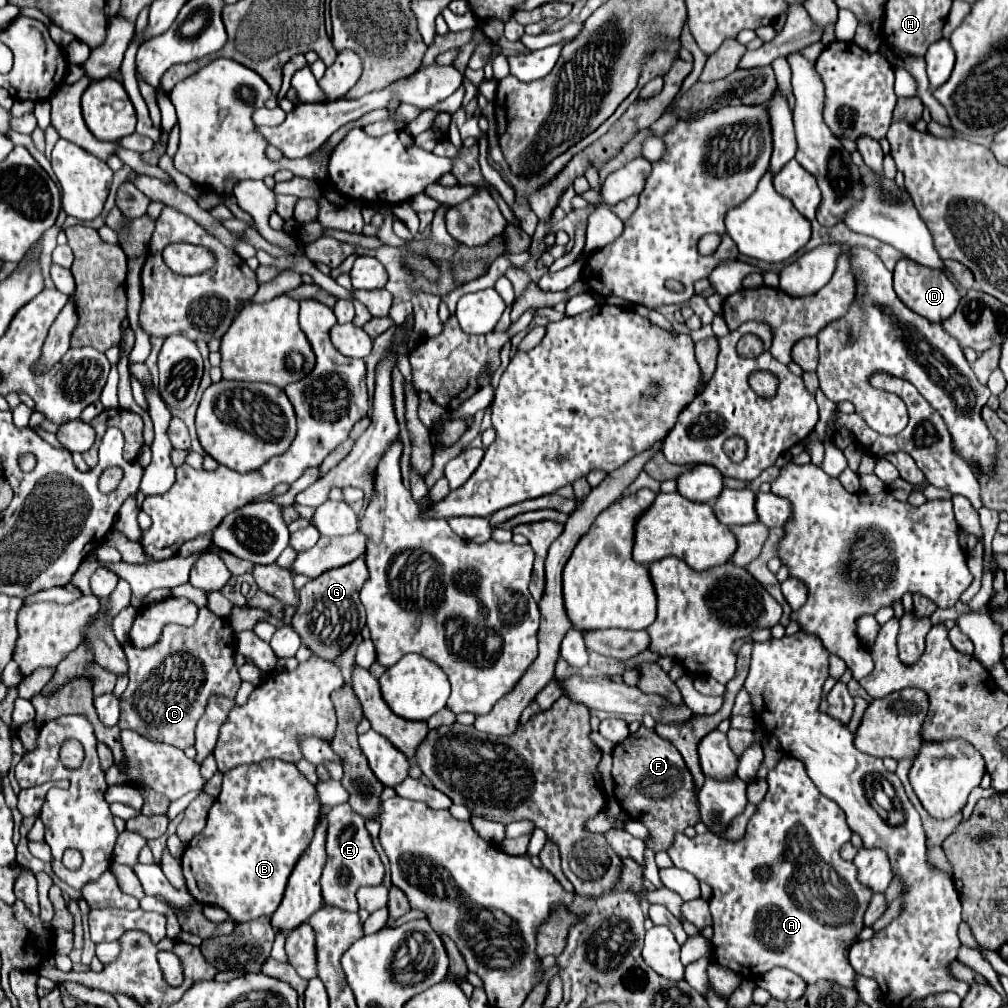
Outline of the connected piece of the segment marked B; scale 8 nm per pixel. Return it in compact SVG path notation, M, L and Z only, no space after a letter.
M266 759L254 765L240 765L224 773L222 793L208 813L208 823L186 847L182 867L188 891L202 905L218 905L238 921L252 921L262 915L272 915L284 895L288 875L292 873L298 857L312 841L314 827L320 815L320 801L314 785L296 769L294 763L282 759Z

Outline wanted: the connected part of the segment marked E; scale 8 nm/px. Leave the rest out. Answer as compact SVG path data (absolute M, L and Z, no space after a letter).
M348 803L332 807L328 811L326 819L328 819L328 837L326 837L328 861L322 871L322 879L320 879L324 903L336 905L336 907L348 909L348 911L358 911L356 891L360 887L382 885L384 867L382 867L380 857L372 845L372 839L370 839L366 825L364 825L364 819L360 819L360 815Z

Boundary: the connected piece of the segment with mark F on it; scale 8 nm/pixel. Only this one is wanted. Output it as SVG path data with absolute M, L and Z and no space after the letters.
M640 727L626 741L616 745L612 755L616 799L632 819L642 821L648 827L652 835L652 841L648 843L650 849L668 849L674 831L684 831L688 825L696 825L700 821L700 803L694 777L678 749L668 739L662 739L654 729Z

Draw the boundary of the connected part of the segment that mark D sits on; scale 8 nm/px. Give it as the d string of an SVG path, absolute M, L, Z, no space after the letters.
M906 257L896 263L894 291L904 301L904 305L908 305L912 311L916 311L922 317L932 319L932 321L944 321L946 317L950 317L954 313L954 309L958 307L958 301L960 301L956 285L950 281L950 277L944 271L924 267L924 265L920 265L912 259L906 259Z

